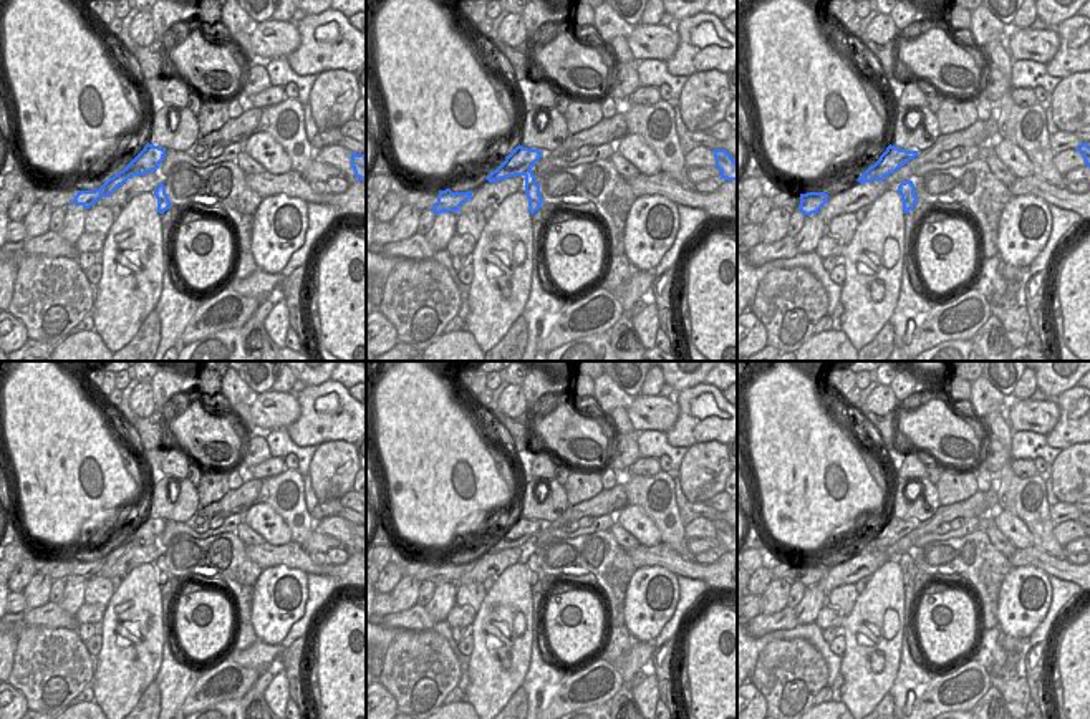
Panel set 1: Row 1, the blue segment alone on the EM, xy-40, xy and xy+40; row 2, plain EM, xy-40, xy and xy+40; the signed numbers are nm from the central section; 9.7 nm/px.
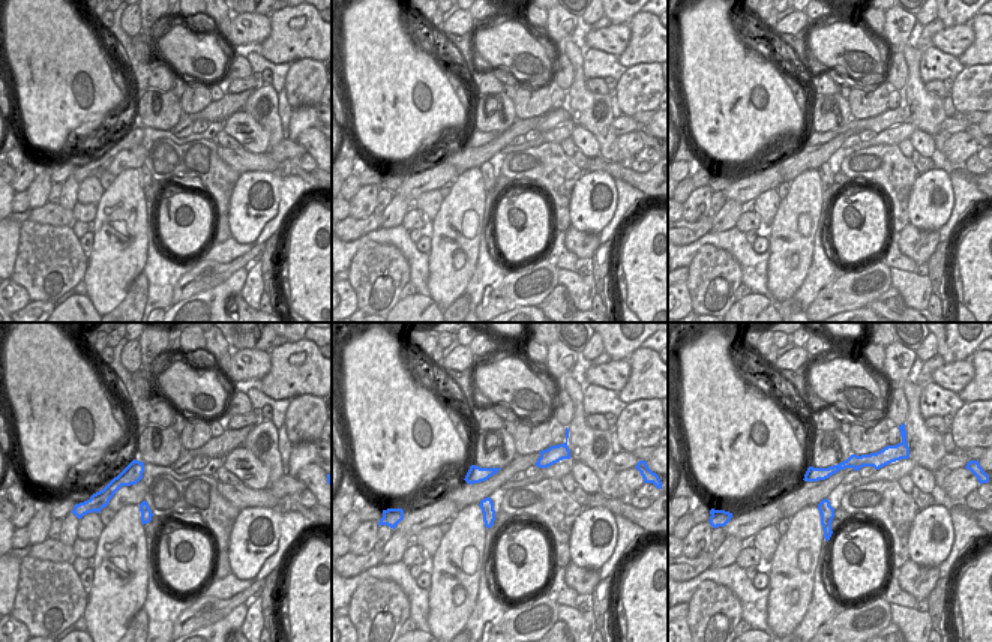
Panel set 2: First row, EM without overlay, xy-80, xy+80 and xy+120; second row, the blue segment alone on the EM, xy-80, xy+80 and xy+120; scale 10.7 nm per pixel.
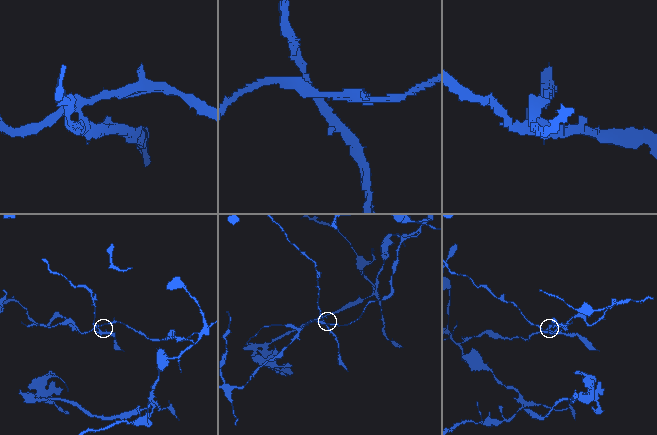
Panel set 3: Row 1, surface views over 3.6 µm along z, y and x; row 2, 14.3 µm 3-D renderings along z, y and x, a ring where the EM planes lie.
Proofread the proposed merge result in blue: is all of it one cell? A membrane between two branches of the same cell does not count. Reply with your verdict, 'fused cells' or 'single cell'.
fused cells

